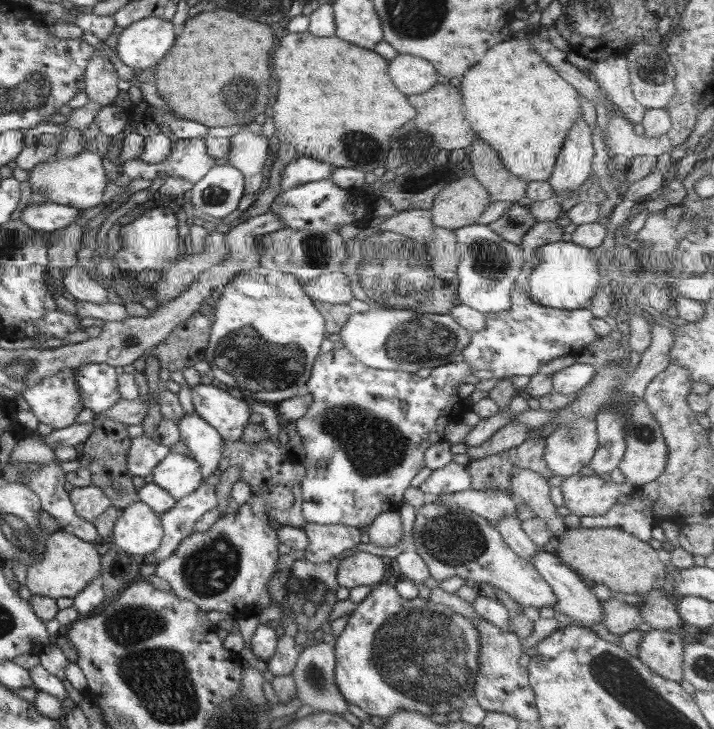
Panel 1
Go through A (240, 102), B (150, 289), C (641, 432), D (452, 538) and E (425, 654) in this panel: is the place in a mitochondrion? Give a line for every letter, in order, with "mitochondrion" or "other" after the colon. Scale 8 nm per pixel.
A: mitochondrion
B: other
C: mitochondrion
D: mitochondrion
E: mitochondrion

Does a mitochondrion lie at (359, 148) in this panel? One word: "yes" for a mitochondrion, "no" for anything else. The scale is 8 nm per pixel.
yes

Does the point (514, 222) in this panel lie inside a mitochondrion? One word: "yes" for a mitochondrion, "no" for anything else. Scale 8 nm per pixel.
yes

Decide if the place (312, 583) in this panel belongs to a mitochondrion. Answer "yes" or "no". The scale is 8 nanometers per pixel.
no

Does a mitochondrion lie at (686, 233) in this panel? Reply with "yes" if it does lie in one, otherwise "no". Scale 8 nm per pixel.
no

